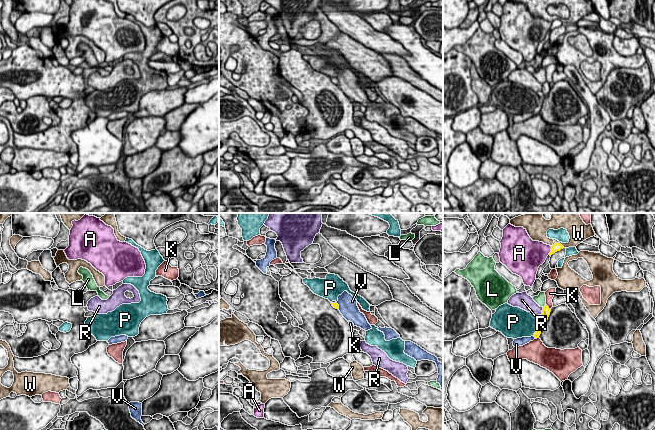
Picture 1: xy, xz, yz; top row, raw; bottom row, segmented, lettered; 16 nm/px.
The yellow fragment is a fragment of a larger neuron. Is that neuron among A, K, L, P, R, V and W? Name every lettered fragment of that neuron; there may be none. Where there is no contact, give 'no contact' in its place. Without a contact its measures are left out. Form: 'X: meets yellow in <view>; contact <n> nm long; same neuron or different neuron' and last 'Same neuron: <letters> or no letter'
A: meets yellow in yz; contact 150 nm long; different neuron
K: meets yellow in yz; contact 120 nm long; different neuron
L: meets yellow in yz; contact 70 nm long; different neuron
P: meets yellow in yz; contact 150 nm long; different neuron
R: meets yellow in yz; contact 130 nm long; different neuron
V: meets yellow in xz; contact 120 nm long; different neuron
W: meets yellow in yz; contact 100 nm long; different neuron
Same neuron: no letter

